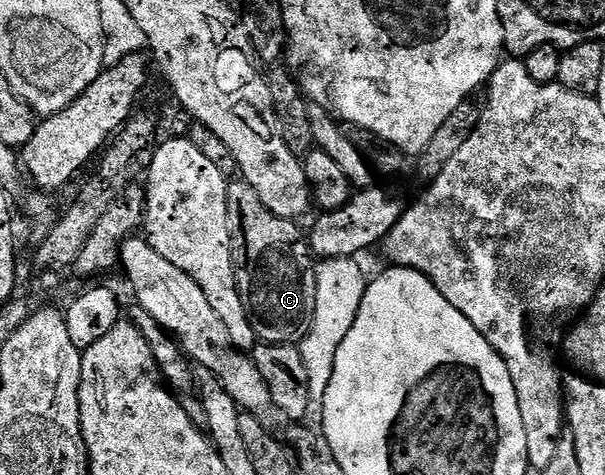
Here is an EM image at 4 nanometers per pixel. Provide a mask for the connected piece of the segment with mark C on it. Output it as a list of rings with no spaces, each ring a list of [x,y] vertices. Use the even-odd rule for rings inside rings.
[[[234,180],[229,183],[227,188],[227,210],[228,224],[230,225],[231,238],[231,256],[234,259],[235,280],[238,281],[239,294],[243,298],[244,308],[247,310],[248,320],[251,322],[252,328],[255,330],[255,336],[258,340],[271,346],[298,346],[308,336],[309,326],[312,324],[313,313],[316,312],[316,292],[317,292],[317,272],[316,258],[311,253],[310,243],[307,235],[302,234],[302,230],[298,227],[297,221],[281,218],[272,212],[268,212],[268,208],[264,208],[264,204],[260,200],[260,196],[256,196],[256,188],[252,188],[252,184],[241,180]]]

